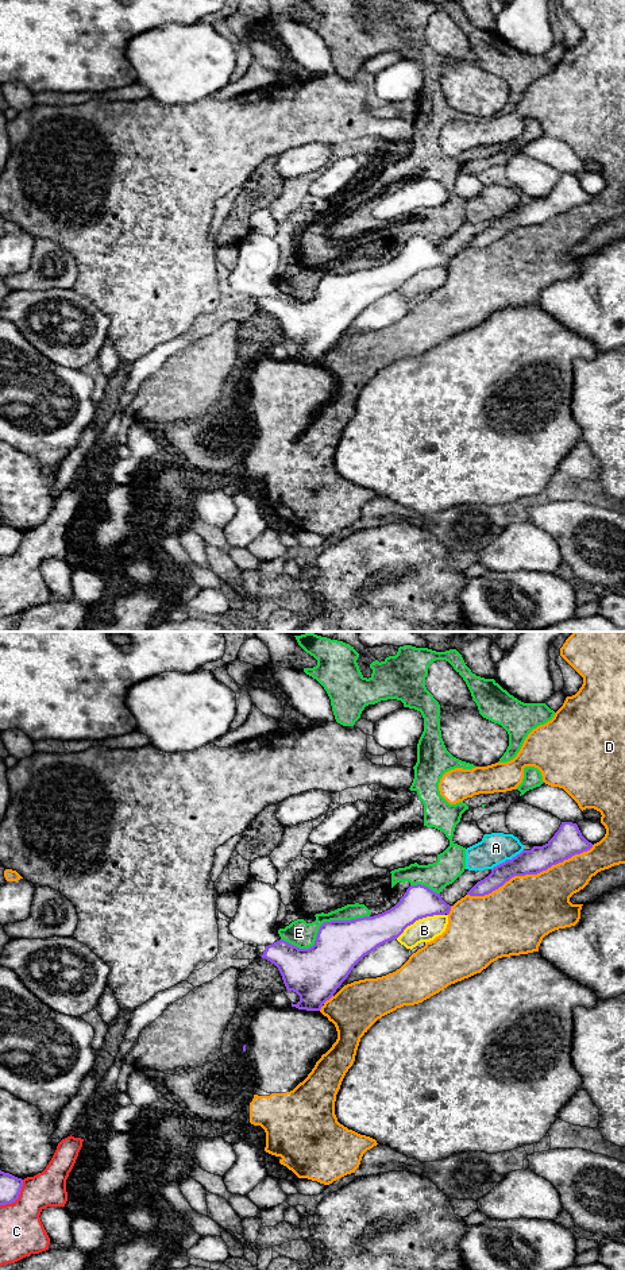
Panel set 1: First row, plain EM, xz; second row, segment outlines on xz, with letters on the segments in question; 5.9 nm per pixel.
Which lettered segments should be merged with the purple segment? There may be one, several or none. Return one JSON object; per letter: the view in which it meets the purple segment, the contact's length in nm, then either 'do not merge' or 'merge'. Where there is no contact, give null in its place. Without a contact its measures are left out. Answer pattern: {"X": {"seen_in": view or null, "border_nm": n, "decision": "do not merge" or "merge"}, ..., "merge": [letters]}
{"A": {"seen_in": "xz", "border_nm": 220, "decision": "do not merge"}, "B": {"seen_in": "xz", "border_nm": 320, "decision": "do not merge"}, "C": {"seen_in": "xz", "border_nm": 220, "decision": "do not merge"}, "D": {"seen_in": "xz", "border_nm": 800, "decision": "do not merge"}, "E": {"seen_in": "xz", "border_nm": 550, "decision": "do not merge"}, "merge": []}

